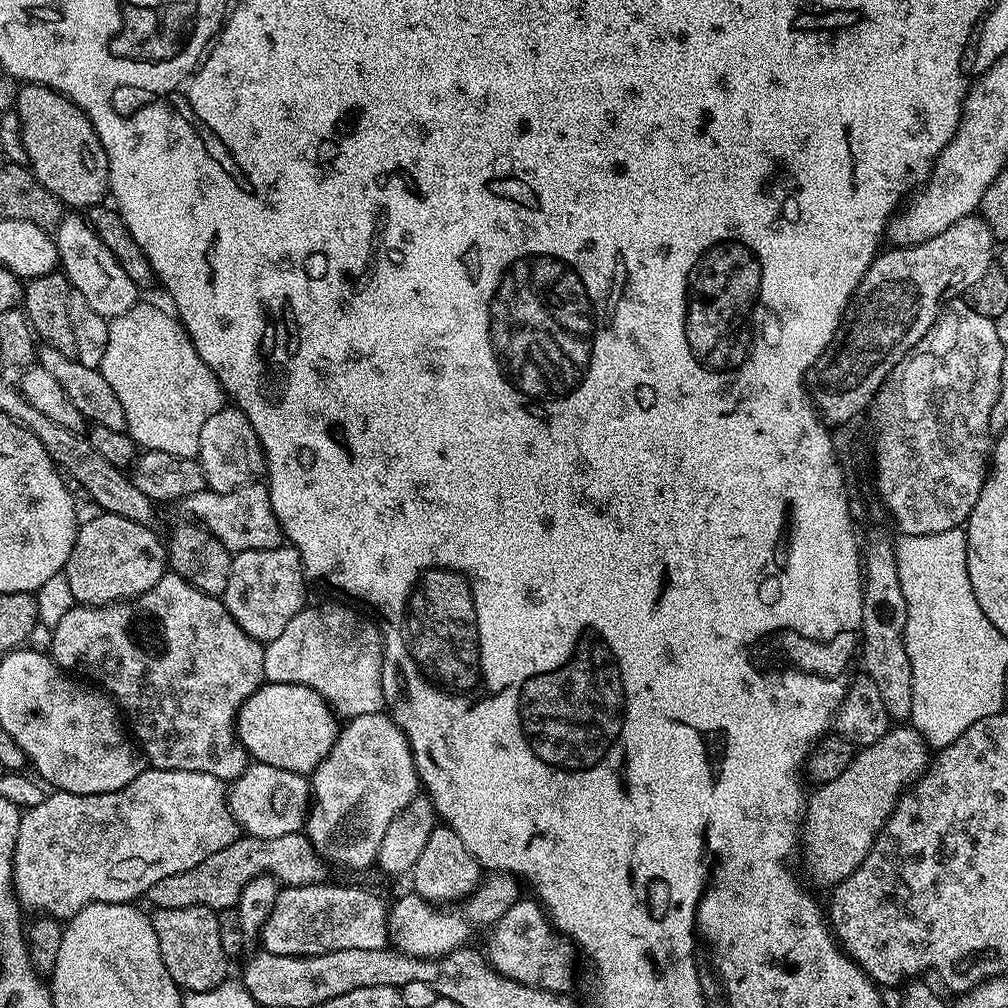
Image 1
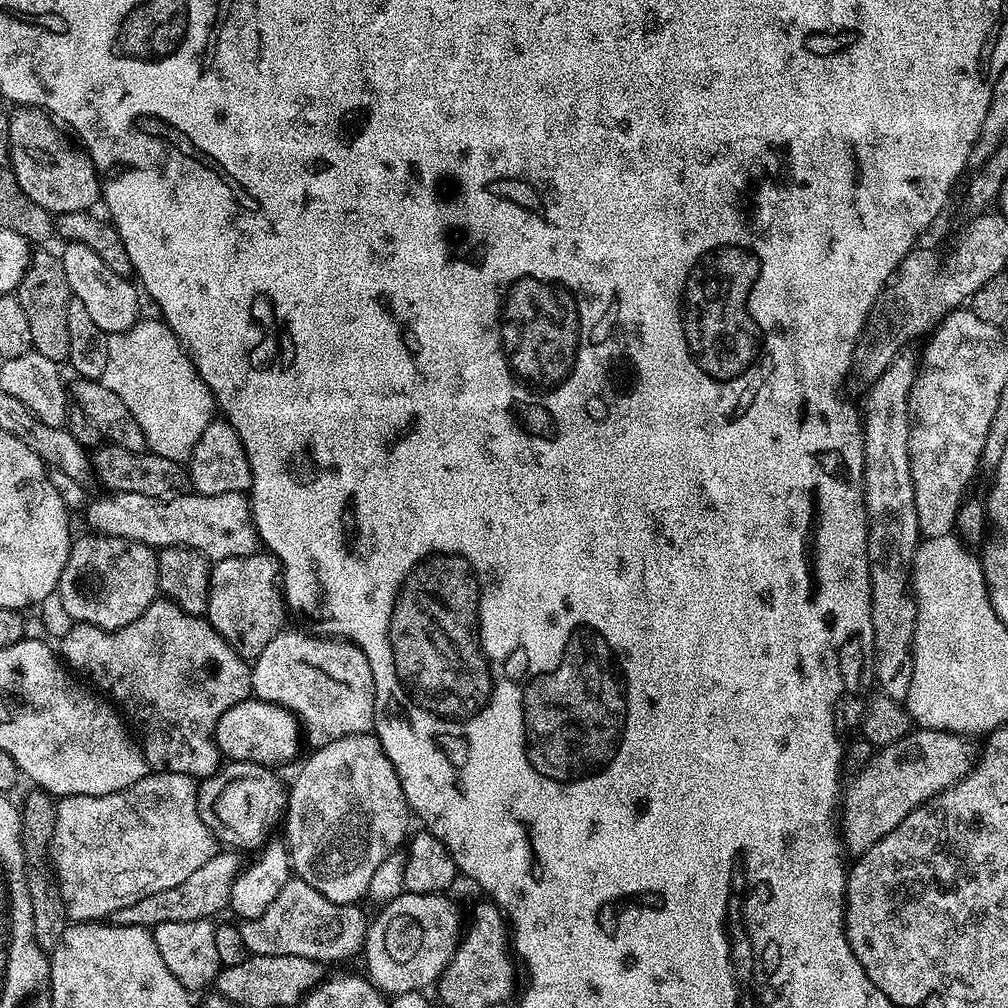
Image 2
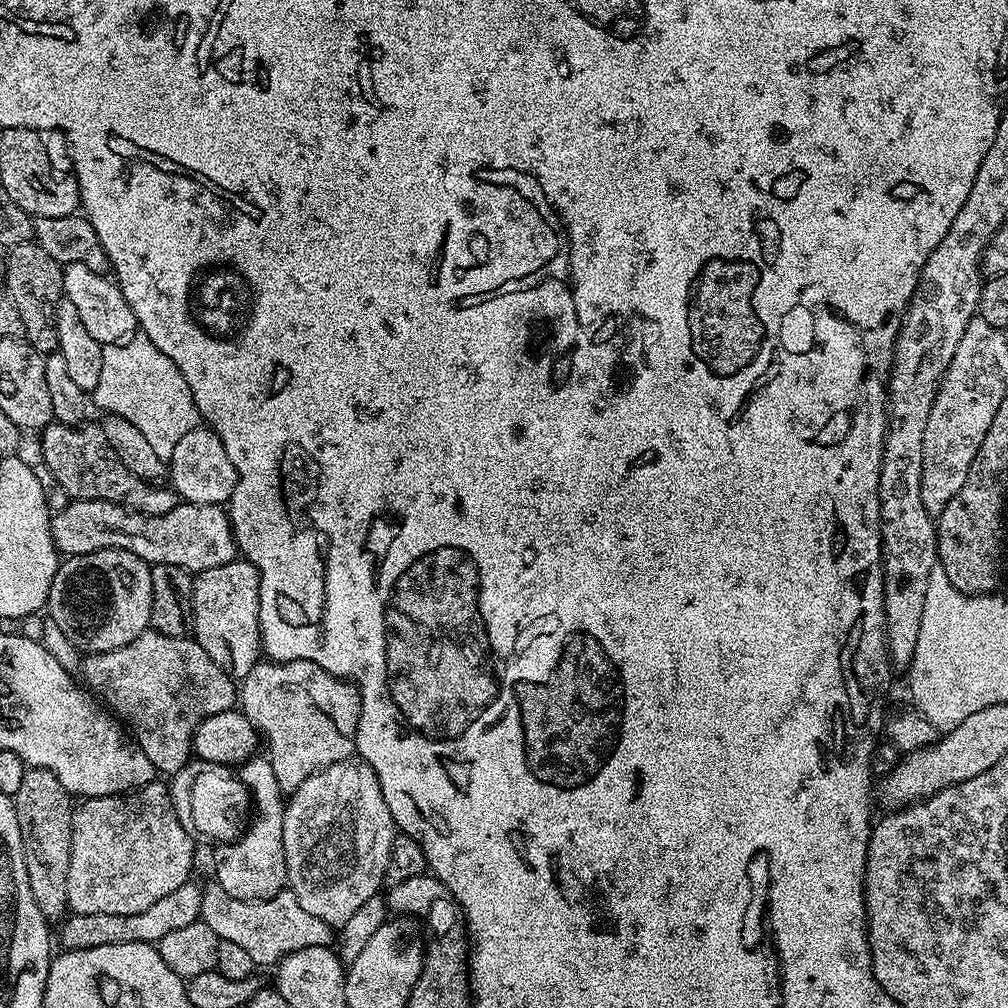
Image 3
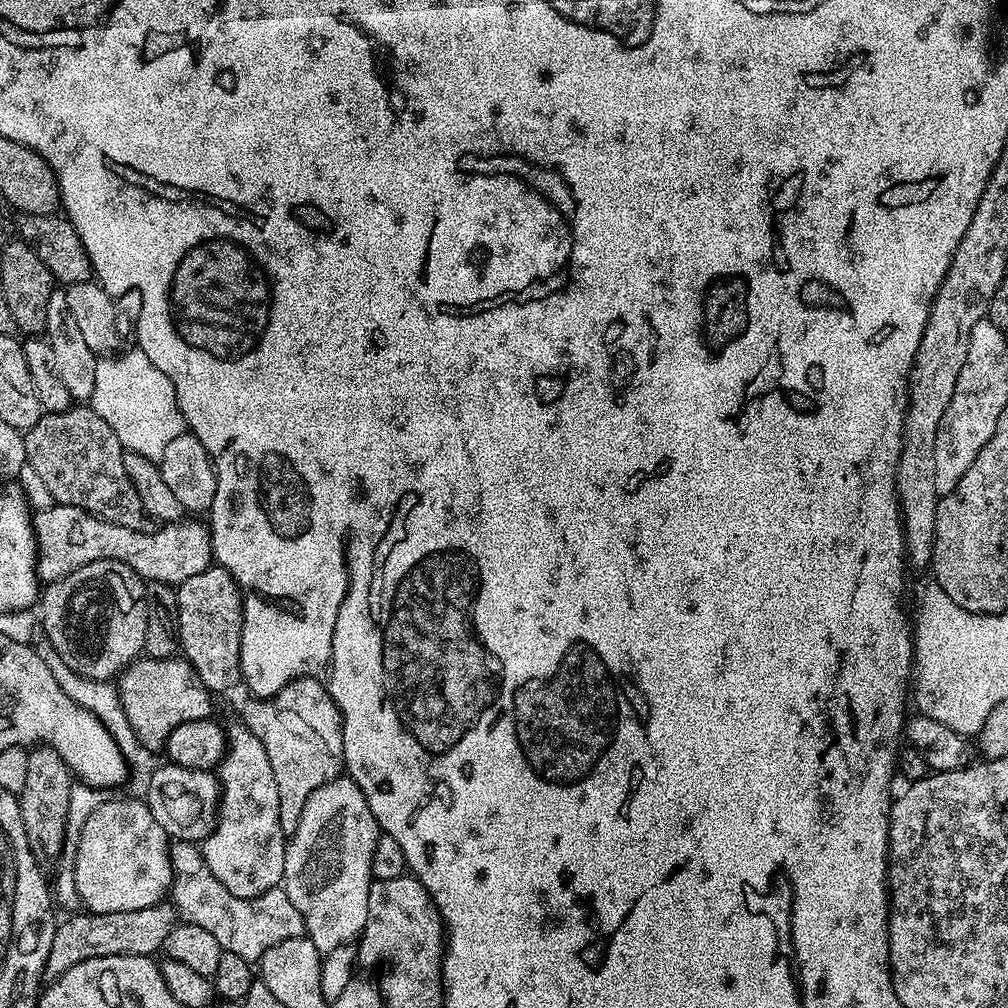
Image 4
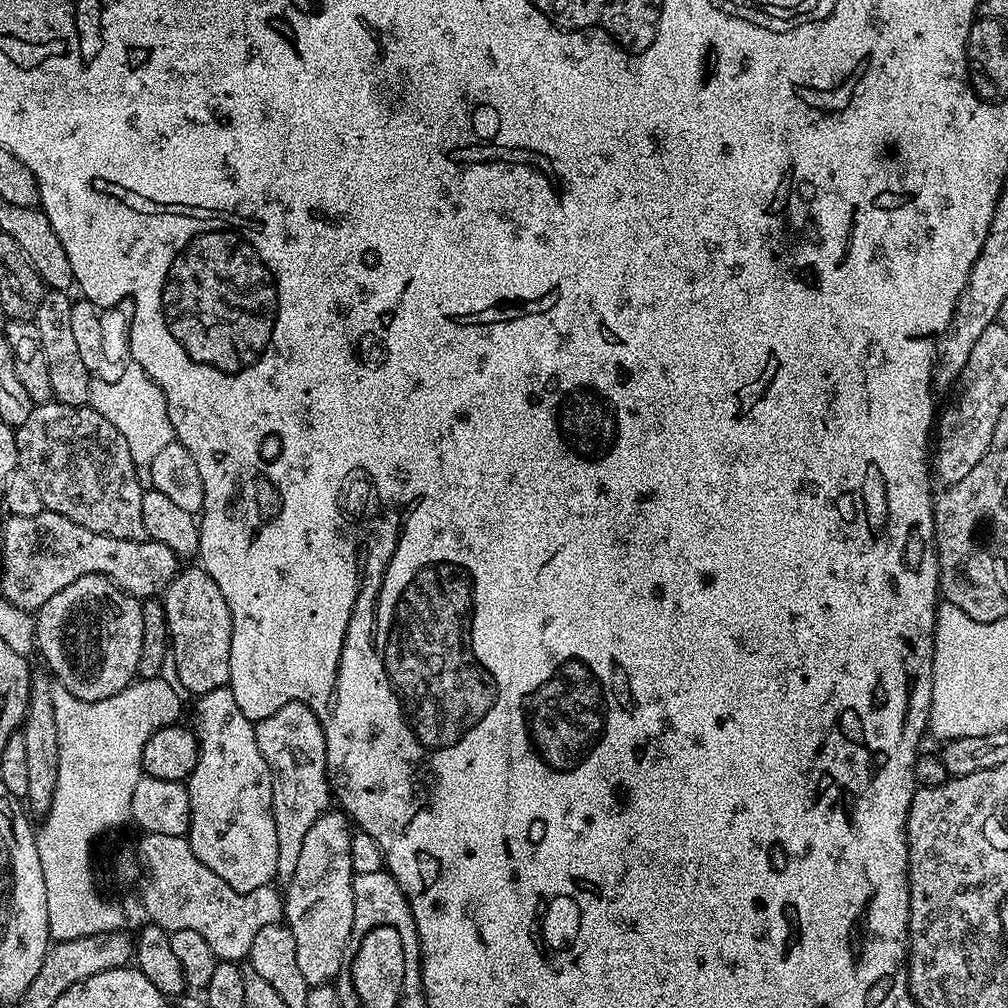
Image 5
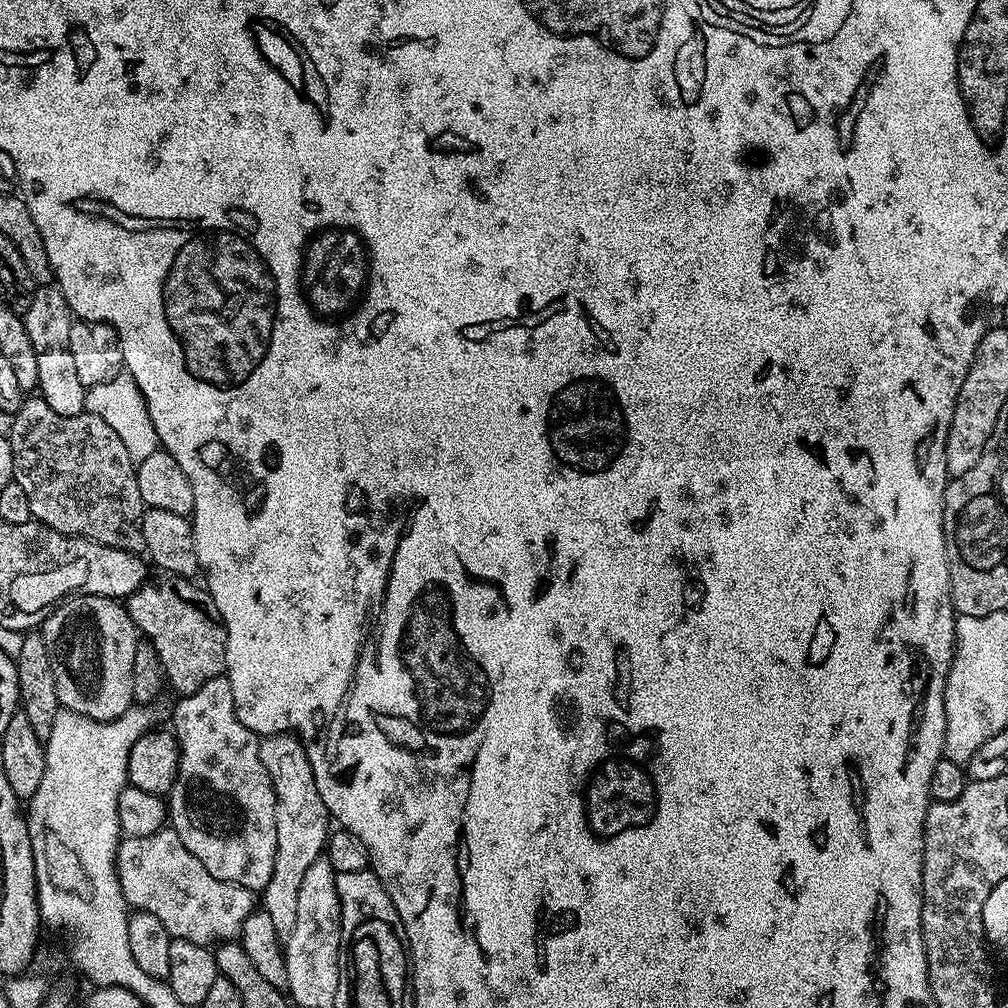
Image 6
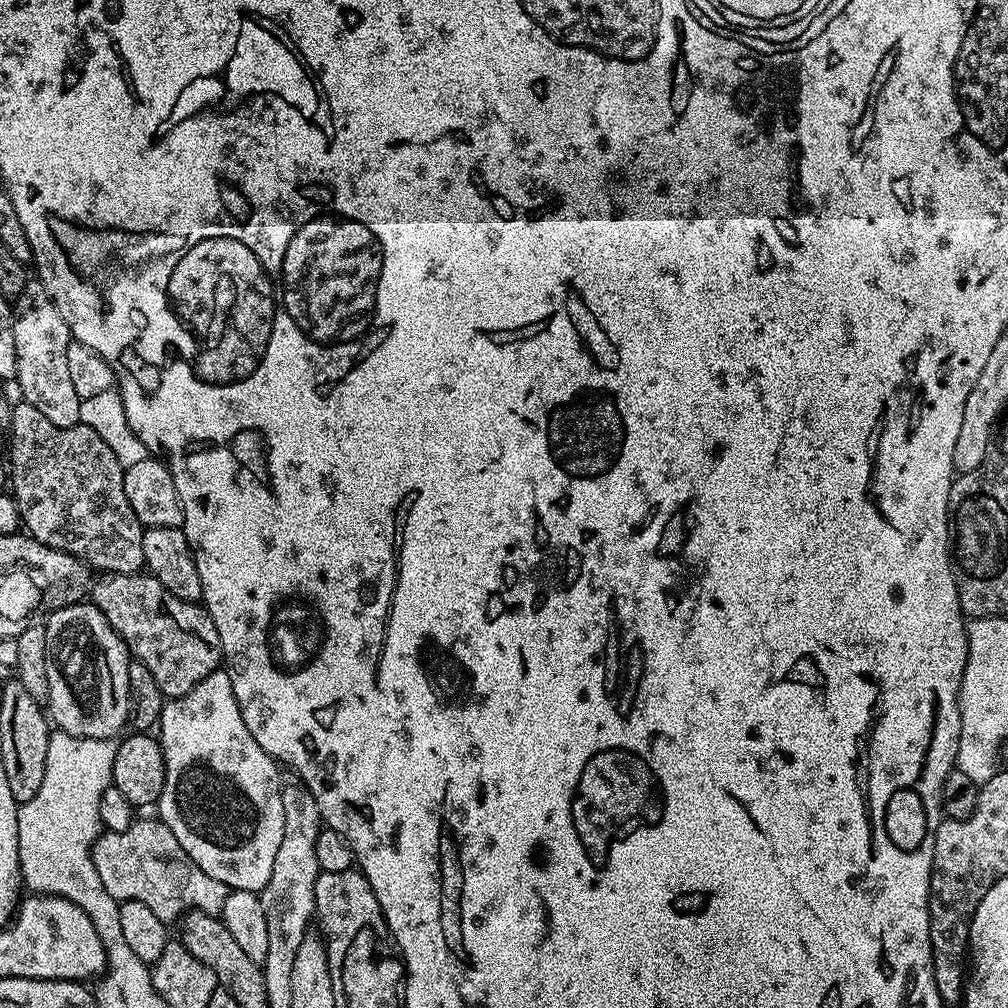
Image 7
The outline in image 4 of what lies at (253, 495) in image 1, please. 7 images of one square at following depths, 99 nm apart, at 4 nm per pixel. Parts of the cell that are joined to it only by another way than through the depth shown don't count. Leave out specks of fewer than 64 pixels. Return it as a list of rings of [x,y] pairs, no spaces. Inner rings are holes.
[[[54,503],[48,509],[37,511],[32,518],[32,533],[36,536],[36,575],[41,581],[61,580],[66,574],[99,560],[117,560],[130,570],[139,574],[145,582],[170,584],[179,586],[186,578],[194,578],[194,574],[202,574],[213,567],[212,533],[207,527],[199,524],[199,519],[185,518],[174,524],[165,524],[150,532],[130,530],[126,526],[118,526],[100,516],[92,516],[86,510]]]

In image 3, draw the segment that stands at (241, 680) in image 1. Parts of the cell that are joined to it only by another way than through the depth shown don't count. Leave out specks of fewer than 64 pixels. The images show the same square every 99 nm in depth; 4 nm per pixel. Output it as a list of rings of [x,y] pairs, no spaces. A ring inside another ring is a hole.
[[[155,630],[138,634],[134,642],[118,650],[85,655],[82,660],[82,680],[93,693],[101,692],[104,695],[103,703],[127,725],[142,754],[150,758],[150,762],[160,774],[175,774],[186,767],[194,756],[192,739],[197,726],[206,718],[210,718],[210,714],[229,711],[238,700],[237,681],[217,666],[214,658],[206,654],[204,647],[195,638],[191,635],[167,636]]]

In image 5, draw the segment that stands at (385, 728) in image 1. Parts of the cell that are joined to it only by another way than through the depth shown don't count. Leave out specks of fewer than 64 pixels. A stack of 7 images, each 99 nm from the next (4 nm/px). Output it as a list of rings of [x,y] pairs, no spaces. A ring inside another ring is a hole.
[[[340,810],[324,812],[302,842],[302,855],[298,857],[298,867],[294,870],[294,878],[287,881],[288,896],[283,897],[283,919],[288,929],[294,934],[294,950],[298,970],[302,970],[302,978],[310,986],[327,984],[335,981],[343,964],[348,943],[351,942],[352,929],[355,926],[354,916],[354,873],[350,862],[350,842],[354,835],[353,825],[349,817]]]

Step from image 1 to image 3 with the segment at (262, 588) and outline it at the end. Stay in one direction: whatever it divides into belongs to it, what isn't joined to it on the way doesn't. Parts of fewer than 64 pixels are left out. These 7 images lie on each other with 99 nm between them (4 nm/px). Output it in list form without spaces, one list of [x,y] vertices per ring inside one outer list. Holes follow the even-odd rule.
[[[237,558],[222,566],[214,566],[205,572],[195,573],[192,582],[191,631],[194,633],[195,640],[206,650],[206,654],[210,654],[210,658],[214,658],[217,666],[233,678],[242,678],[250,674],[250,670],[261,659],[259,605],[260,571],[249,560]]]

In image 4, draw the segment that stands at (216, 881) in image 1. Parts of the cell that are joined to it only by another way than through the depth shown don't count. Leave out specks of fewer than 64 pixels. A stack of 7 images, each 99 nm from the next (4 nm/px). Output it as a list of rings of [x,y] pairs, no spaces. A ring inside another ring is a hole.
[[[168,902],[146,906],[146,910],[122,910],[118,914],[84,910],[69,916],[72,916],[69,920],[61,919],[56,925],[54,942],[50,942],[50,954],[46,954],[45,981],[58,979],[66,974],[66,970],[70,970],[70,966],[90,958],[106,958],[110,954],[152,956],[159,953],[166,942],[166,934],[170,934],[170,930],[174,930],[178,923],[176,909]]]

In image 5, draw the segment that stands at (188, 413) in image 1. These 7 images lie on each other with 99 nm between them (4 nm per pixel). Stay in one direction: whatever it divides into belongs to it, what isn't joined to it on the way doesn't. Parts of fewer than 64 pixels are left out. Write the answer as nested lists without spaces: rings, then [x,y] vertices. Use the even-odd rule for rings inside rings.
[[[134,362],[129,363],[129,368],[109,384],[100,378],[93,379],[90,407],[112,423],[114,430],[118,430],[122,438],[126,438],[130,458],[137,466],[152,464],[155,456],[167,444],[173,443],[172,423],[164,391],[148,377],[146,370],[142,370]]]

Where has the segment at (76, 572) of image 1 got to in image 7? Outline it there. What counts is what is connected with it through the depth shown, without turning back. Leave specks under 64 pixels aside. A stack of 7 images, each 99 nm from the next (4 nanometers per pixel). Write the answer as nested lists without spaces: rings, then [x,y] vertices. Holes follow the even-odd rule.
[[[91,602],[67,604],[51,613],[48,624],[43,625],[46,634],[46,678],[48,699],[46,712],[51,723],[59,731],[82,738],[110,740],[125,731],[130,720],[130,693],[128,691],[128,666],[130,653],[124,639],[110,626],[110,622]]]

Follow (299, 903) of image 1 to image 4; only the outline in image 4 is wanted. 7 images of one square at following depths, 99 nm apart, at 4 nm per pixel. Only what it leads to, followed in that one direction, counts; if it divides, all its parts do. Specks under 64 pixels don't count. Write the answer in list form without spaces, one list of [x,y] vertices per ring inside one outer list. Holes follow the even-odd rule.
[[[177,840],[168,849],[172,863],[172,887],[170,903],[176,915],[185,924],[202,926],[214,934],[218,946],[230,954],[249,962],[259,962],[270,946],[284,942],[286,938],[305,935],[302,914],[294,910],[294,902],[285,894],[283,887],[266,890],[266,894],[249,900],[238,898],[210,874],[201,849],[191,840]]]

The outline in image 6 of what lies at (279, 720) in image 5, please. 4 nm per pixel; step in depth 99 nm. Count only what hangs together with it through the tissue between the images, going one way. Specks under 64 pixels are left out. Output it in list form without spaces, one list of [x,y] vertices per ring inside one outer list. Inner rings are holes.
[[[281,734],[266,736],[260,740],[260,757],[262,766],[266,766],[266,774],[270,774],[270,782],[276,795],[276,829],[278,842],[274,854],[274,874],[270,874],[270,882],[262,890],[262,910],[270,914],[274,921],[274,930],[278,930],[281,938],[286,938],[294,930],[294,921],[298,914],[298,890],[302,890],[302,878],[306,878],[306,870],[316,860],[321,859],[330,835],[330,817],[322,802],[322,794],[318,794],[318,786],[314,778],[314,770],[308,761],[308,751],[304,749],[299,735]]]

